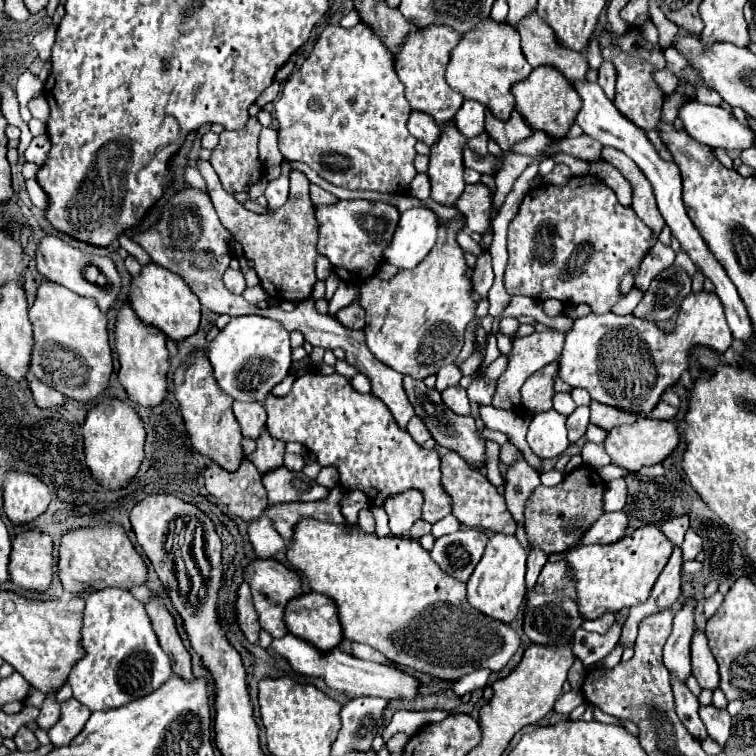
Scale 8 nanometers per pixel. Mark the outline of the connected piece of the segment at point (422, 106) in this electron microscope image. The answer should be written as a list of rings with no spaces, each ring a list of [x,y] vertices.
[[[427,26],[415,32],[409,32],[395,54],[395,70],[397,76],[405,84],[405,96],[413,110],[431,114],[439,126],[451,122],[463,104],[463,96],[453,92],[445,82],[445,68],[449,64],[449,54],[461,40],[461,34],[451,32],[451,28],[443,26]]]

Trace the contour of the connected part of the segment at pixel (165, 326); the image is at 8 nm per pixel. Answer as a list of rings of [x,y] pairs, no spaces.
[[[155,262],[145,264],[141,268],[141,272],[137,276],[133,276],[129,300],[131,300],[133,310],[139,314],[139,318],[145,324],[157,326],[165,336],[169,336],[173,340],[183,340],[183,338],[191,336],[199,326],[199,318],[201,318],[199,298],[193,294],[189,284],[185,284],[185,280],[181,276],[177,276],[175,272],[169,272],[167,268],[155,264]]]

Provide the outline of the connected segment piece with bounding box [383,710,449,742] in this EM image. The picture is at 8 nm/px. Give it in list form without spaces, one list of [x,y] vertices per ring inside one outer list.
[[[397,710],[383,731],[383,739],[385,742],[389,740],[393,734],[404,732],[408,736],[415,734],[417,726],[425,724],[425,722],[441,722],[443,718],[447,718],[449,712],[445,710],[431,710],[431,712],[409,712],[409,710]]]

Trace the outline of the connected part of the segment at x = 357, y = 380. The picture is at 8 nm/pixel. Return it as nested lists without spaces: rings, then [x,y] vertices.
[[[357,374],[355,378],[351,378],[351,386],[353,386],[357,392],[361,392],[361,394],[371,392],[371,380],[369,380],[367,376],[363,376],[363,374]]]

